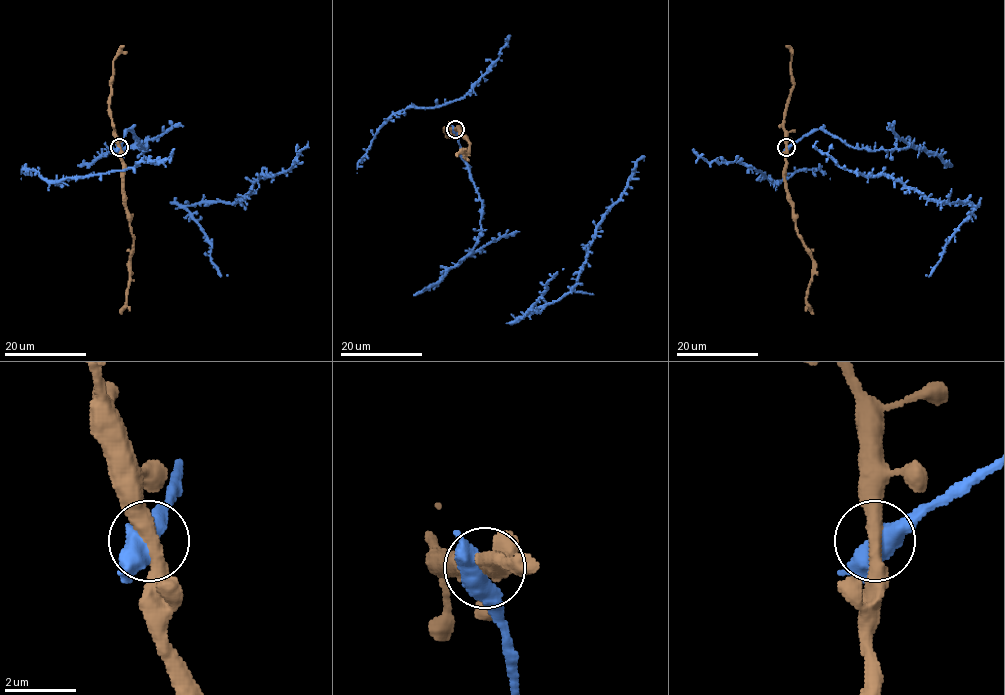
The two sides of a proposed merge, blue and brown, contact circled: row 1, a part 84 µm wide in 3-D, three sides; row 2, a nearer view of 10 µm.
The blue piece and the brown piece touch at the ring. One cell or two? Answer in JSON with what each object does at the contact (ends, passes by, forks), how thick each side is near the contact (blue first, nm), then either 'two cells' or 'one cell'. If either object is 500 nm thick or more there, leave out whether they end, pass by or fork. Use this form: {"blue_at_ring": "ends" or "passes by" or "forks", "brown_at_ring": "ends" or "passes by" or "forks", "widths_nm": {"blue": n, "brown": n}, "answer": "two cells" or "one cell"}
{"widths_nm": {"blue": 550, "brown": 400}, "answer": "two cells"}

